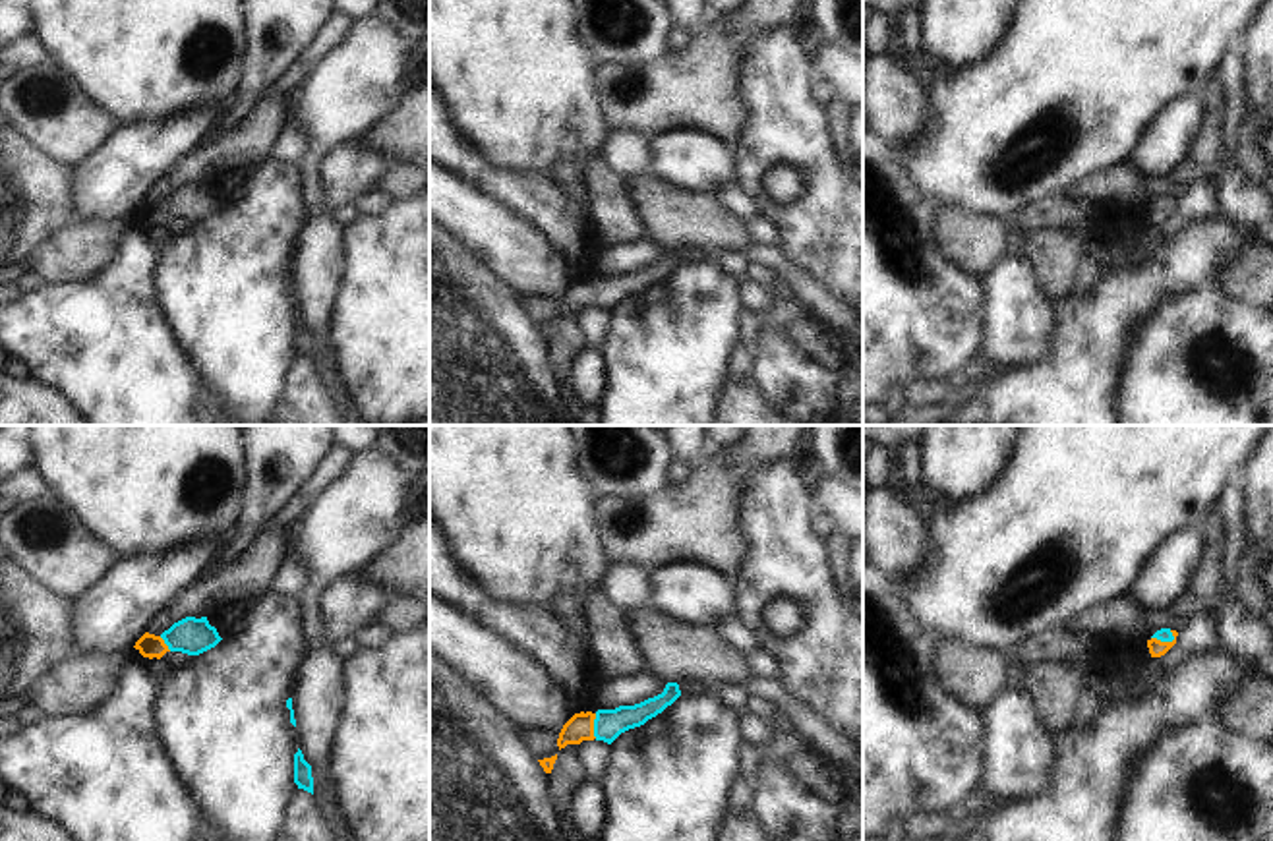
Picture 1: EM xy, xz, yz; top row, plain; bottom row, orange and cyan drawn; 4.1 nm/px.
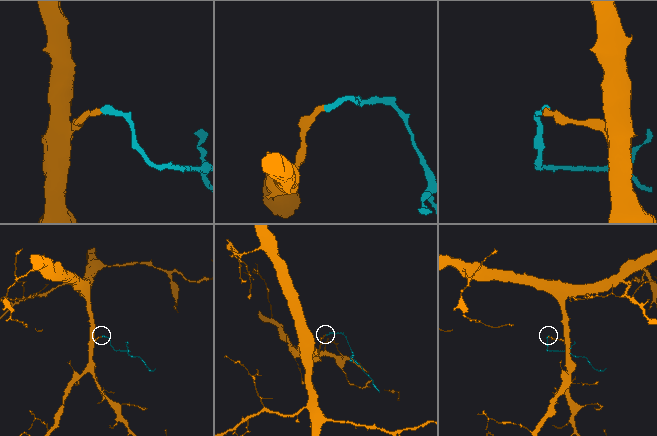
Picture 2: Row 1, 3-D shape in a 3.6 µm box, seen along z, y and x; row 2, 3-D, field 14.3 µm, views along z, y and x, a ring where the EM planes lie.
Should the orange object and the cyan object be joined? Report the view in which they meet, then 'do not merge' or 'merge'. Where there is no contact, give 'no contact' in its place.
xz | merge

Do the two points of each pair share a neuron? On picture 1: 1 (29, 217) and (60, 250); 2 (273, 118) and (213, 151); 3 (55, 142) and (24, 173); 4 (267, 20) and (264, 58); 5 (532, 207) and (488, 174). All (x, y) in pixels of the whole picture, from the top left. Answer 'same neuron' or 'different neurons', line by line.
1: different neurons
2: same neuron
3: different neurons
4: same neuron
5: same neuron

